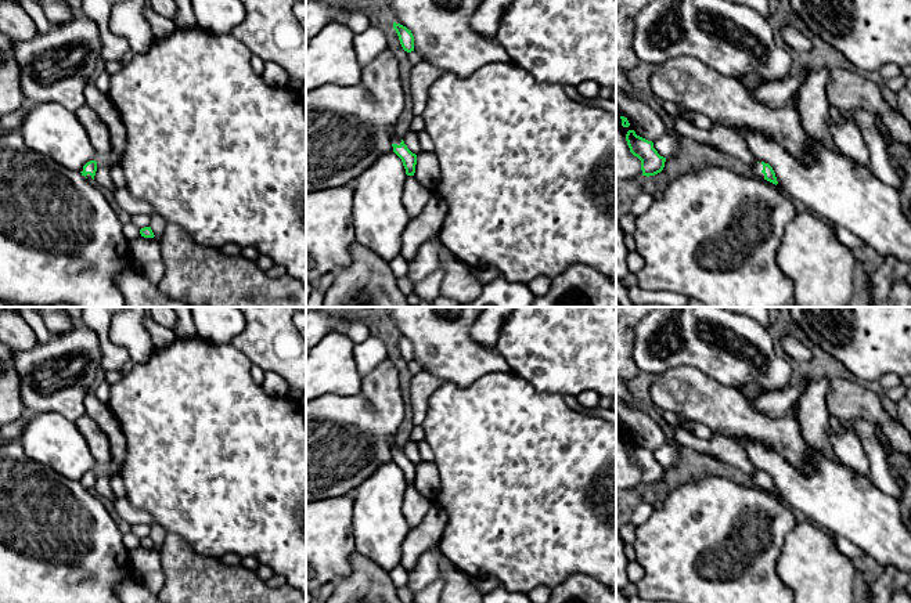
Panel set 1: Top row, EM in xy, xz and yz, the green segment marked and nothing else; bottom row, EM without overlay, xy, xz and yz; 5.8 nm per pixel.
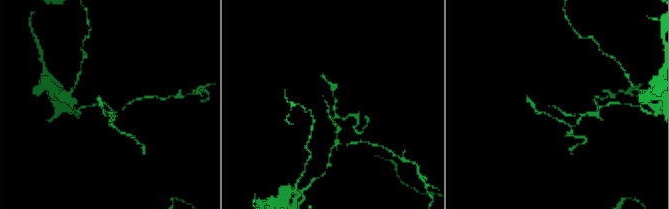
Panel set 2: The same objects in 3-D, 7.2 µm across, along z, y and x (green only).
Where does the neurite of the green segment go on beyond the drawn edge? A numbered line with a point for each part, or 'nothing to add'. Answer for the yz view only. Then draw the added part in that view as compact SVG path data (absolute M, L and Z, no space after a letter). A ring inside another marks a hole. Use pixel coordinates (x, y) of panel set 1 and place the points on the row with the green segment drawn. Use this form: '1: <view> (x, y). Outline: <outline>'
nothing to add

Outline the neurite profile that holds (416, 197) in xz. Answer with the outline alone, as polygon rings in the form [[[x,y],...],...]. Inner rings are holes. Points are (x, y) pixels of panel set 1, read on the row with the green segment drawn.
[[[407,176],[403,188],[403,206],[408,217],[420,216],[432,195],[432,191],[425,188],[415,176]]]

